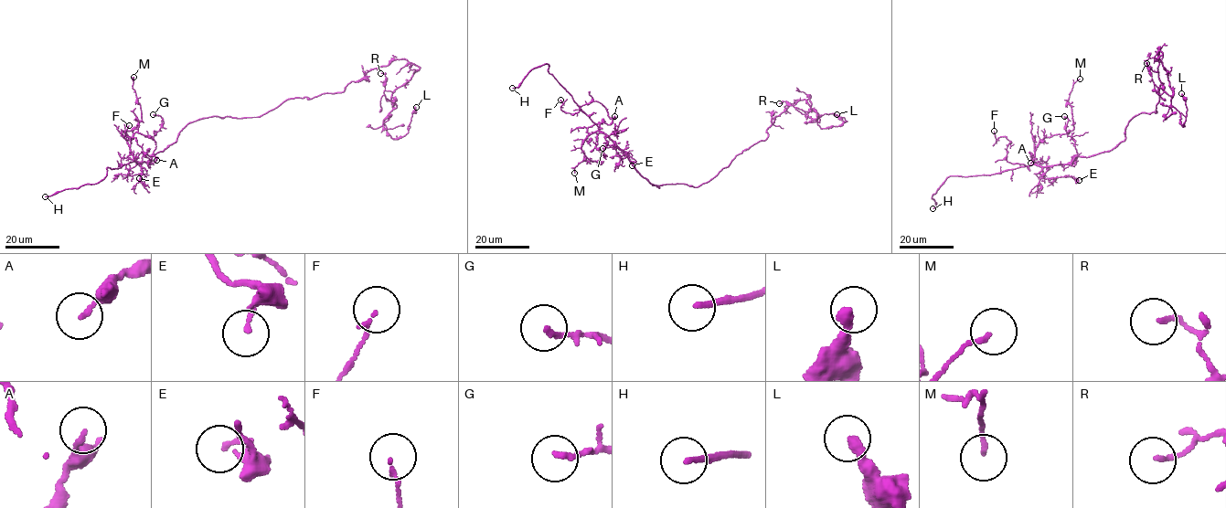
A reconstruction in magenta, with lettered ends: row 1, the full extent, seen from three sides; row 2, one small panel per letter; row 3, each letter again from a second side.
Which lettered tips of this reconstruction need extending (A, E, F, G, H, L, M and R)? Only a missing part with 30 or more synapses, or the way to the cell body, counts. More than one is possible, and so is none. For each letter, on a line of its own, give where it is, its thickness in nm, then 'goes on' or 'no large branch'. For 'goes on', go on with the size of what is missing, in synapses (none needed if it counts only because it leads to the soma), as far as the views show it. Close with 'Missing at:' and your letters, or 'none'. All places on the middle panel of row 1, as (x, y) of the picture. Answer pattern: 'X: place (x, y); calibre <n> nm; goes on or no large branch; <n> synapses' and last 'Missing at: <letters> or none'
A: place (614, 116); calibre 160 nm; no large branch
E: place (632, 165); calibre 130 nm; no large branch
F: place (560, 100); calibre 120 nm; no large branch
G: place (602, 148); calibre 160 nm; no large branch
H: place (512, 88); calibre 160 nm; goes on
L: place (836, 114); calibre 320 nm; no large branch
M: place (574, 173); calibre 120 nm; no large branch
R: place (779, 103); calibre 130 nm; no large branch
Missing at: H

